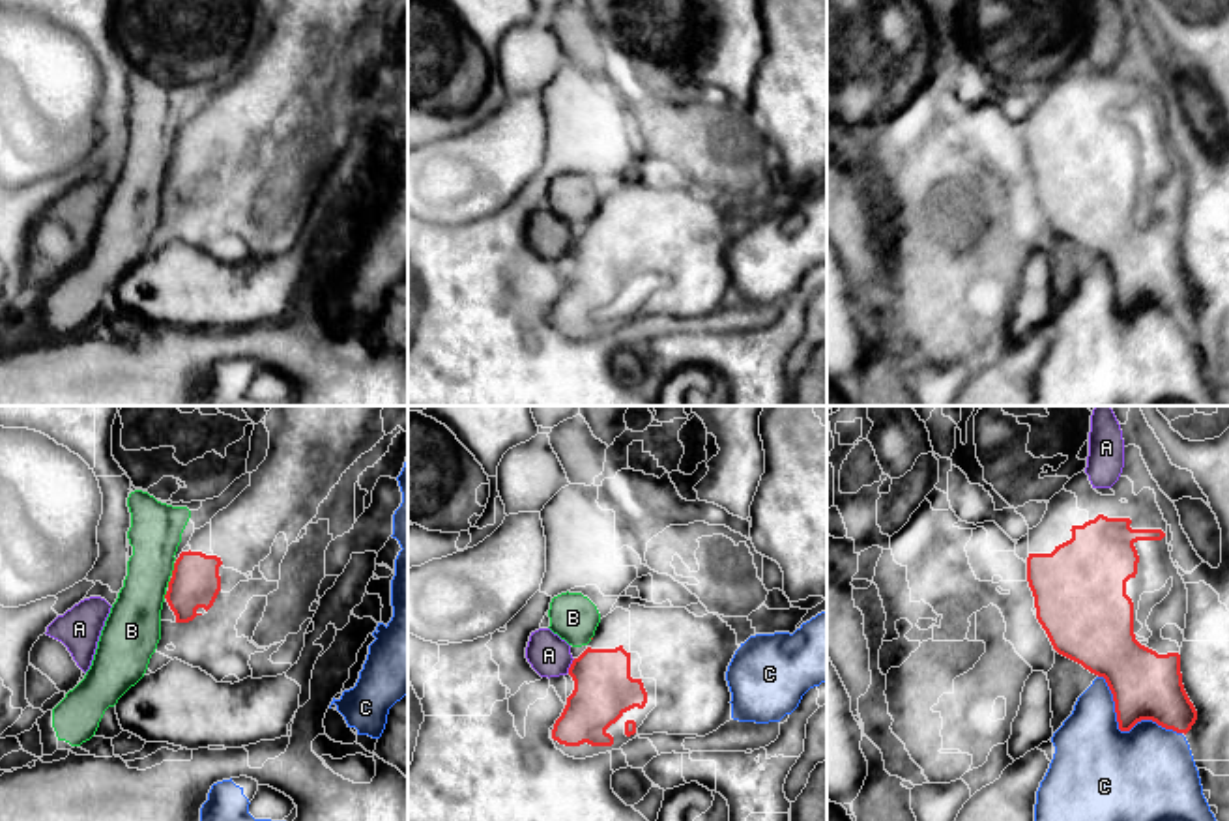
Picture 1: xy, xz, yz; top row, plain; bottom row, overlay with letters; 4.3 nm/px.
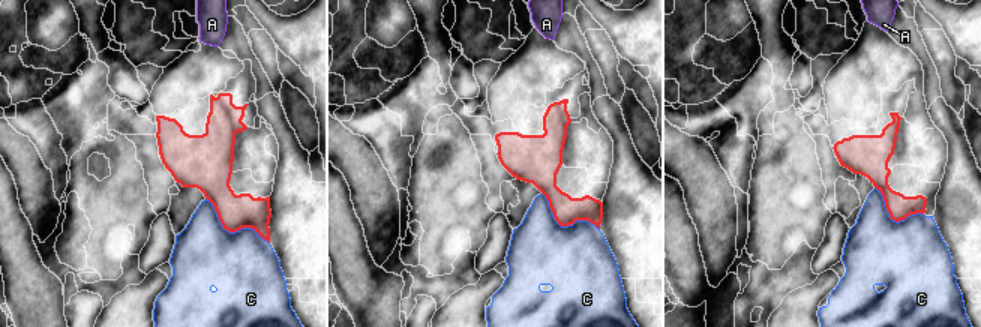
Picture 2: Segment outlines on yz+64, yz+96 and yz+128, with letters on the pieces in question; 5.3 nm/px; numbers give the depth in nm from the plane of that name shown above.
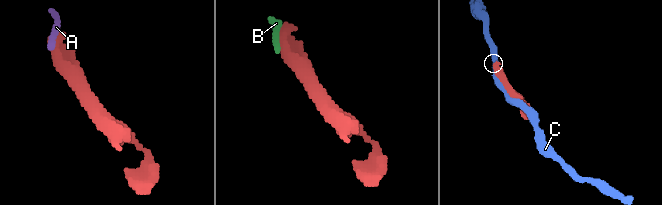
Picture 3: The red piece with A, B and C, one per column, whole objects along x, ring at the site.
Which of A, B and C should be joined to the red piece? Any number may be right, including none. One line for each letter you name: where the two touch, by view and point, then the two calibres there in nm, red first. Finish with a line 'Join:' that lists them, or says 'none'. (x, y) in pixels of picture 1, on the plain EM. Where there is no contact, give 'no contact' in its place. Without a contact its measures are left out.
Join: none

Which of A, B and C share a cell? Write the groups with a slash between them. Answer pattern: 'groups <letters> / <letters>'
groups A / B / C

